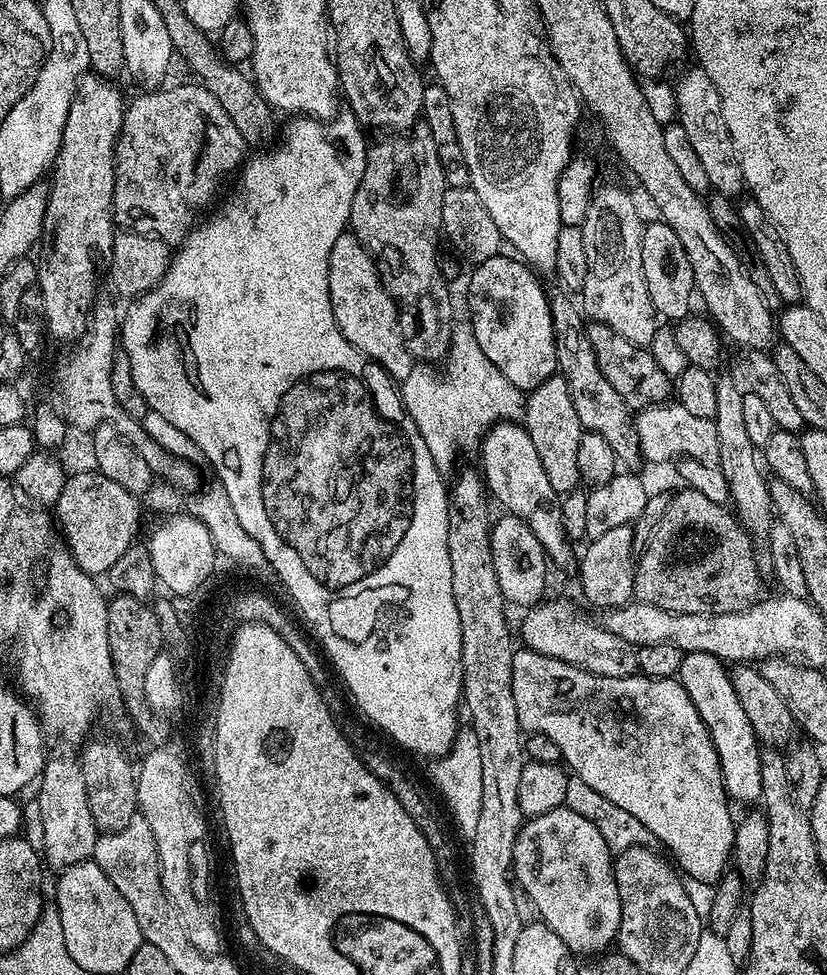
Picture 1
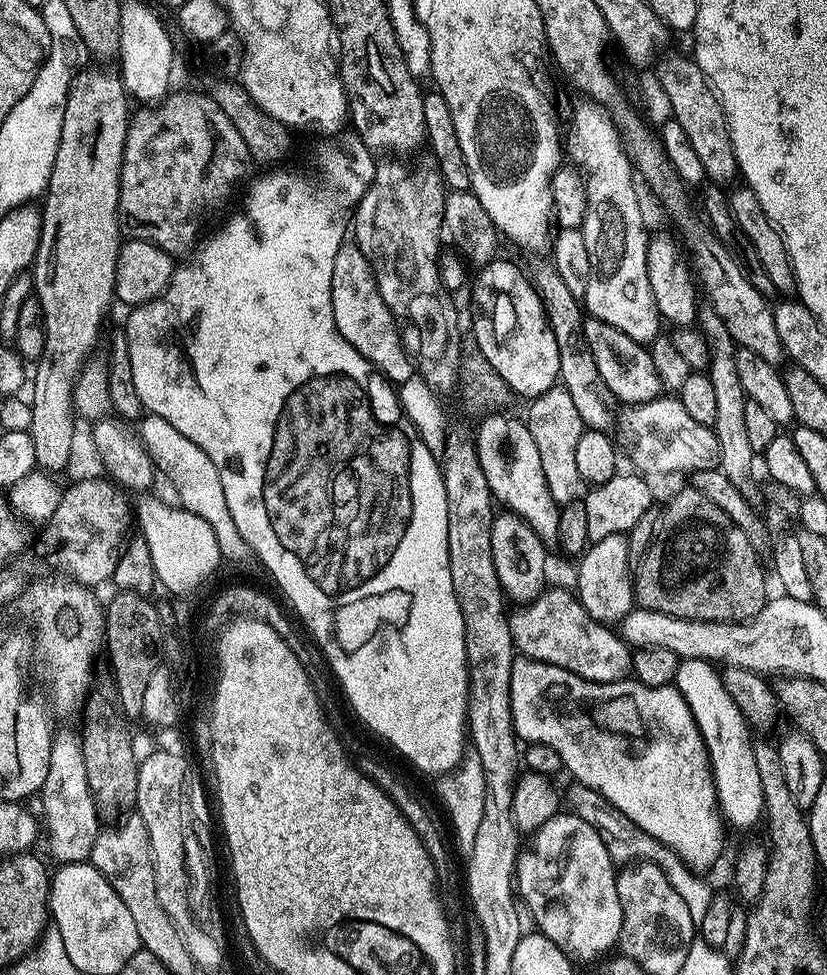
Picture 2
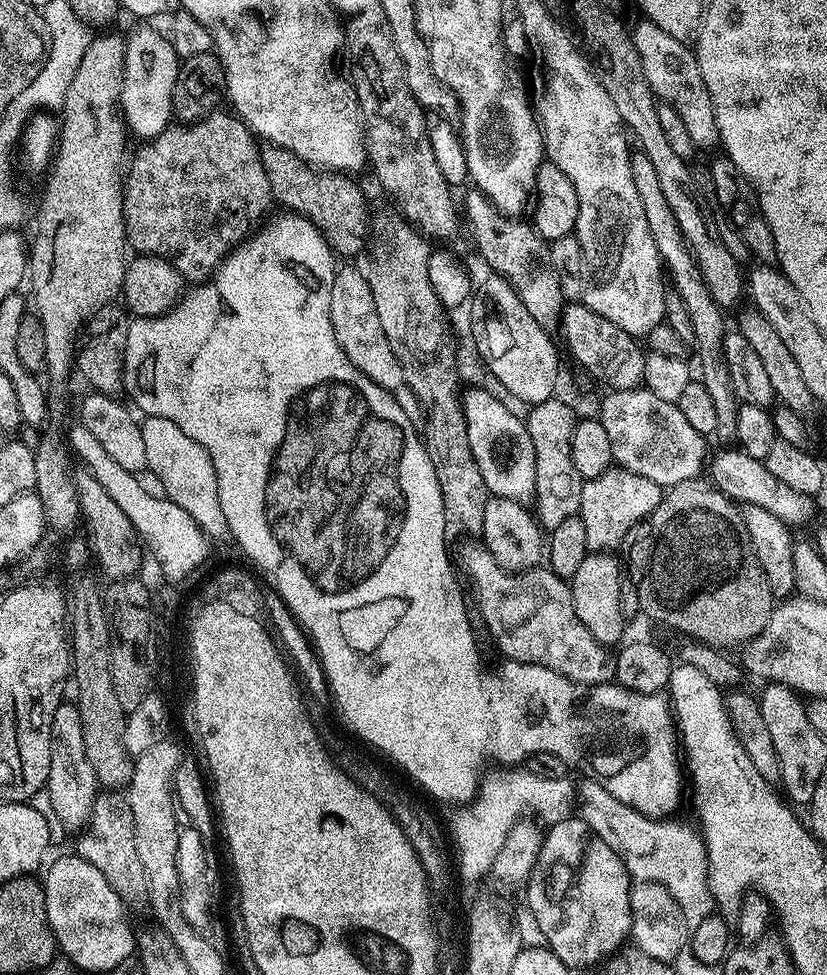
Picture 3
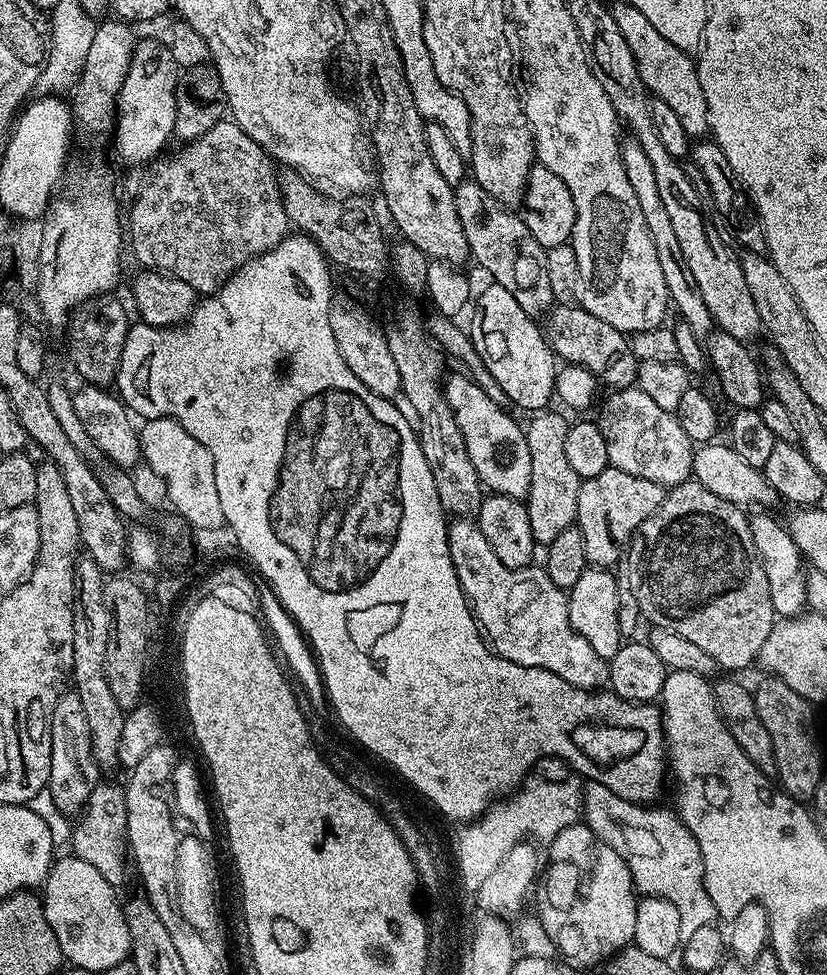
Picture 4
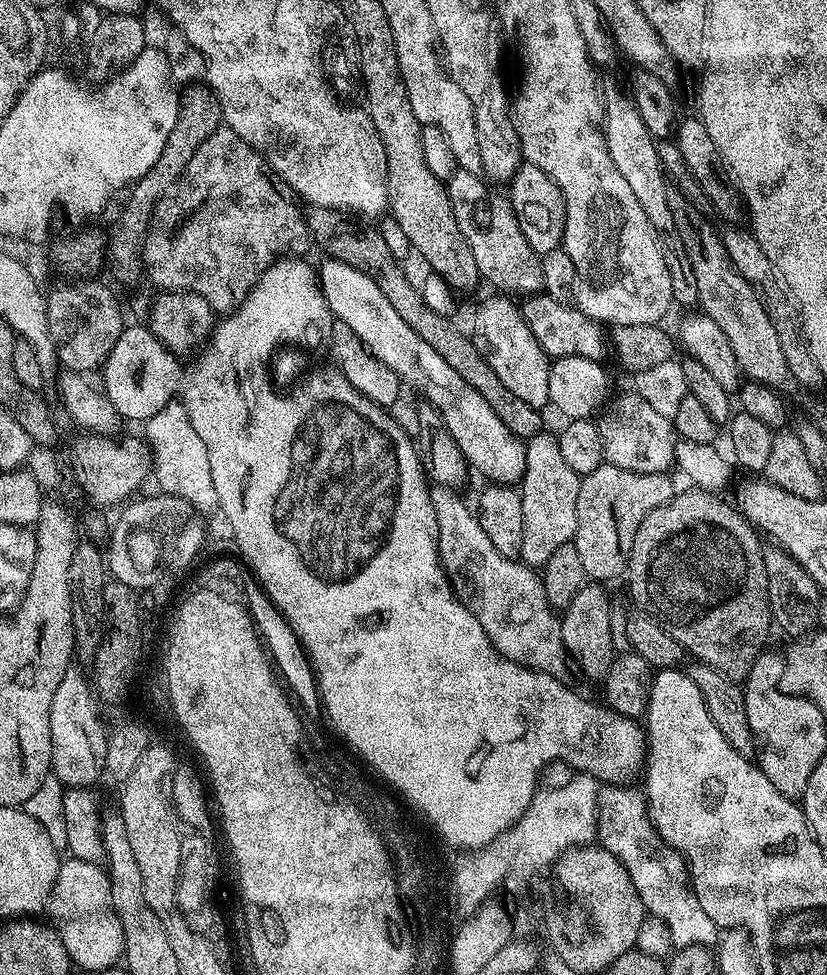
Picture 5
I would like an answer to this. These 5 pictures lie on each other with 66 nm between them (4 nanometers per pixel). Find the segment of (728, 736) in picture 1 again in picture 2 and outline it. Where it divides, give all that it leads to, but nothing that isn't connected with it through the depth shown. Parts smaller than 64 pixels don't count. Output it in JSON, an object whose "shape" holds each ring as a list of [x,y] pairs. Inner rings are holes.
{"shape":[[[681,660],[674,686],[682,698],[686,698],[690,714],[694,716],[700,737],[704,740],[716,788],[716,803],[723,819],[736,828],[748,828],[759,820],[761,823],[766,811],[762,781],[758,779],[758,766],[754,763],[754,736],[748,733],[750,724],[740,713],[734,698],[730,698],[717,665],[707,660]]]}

